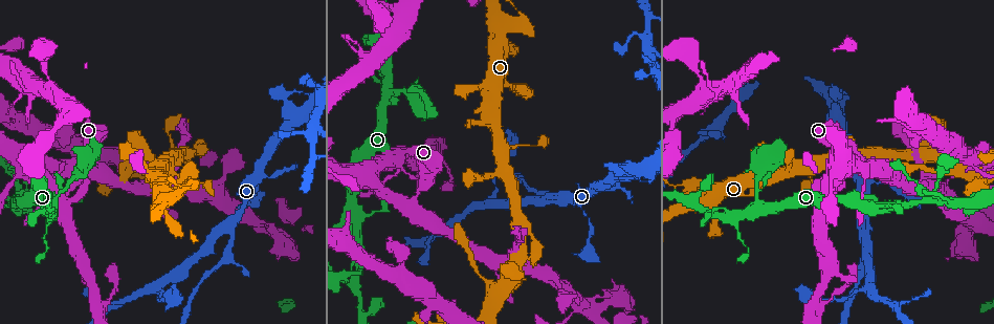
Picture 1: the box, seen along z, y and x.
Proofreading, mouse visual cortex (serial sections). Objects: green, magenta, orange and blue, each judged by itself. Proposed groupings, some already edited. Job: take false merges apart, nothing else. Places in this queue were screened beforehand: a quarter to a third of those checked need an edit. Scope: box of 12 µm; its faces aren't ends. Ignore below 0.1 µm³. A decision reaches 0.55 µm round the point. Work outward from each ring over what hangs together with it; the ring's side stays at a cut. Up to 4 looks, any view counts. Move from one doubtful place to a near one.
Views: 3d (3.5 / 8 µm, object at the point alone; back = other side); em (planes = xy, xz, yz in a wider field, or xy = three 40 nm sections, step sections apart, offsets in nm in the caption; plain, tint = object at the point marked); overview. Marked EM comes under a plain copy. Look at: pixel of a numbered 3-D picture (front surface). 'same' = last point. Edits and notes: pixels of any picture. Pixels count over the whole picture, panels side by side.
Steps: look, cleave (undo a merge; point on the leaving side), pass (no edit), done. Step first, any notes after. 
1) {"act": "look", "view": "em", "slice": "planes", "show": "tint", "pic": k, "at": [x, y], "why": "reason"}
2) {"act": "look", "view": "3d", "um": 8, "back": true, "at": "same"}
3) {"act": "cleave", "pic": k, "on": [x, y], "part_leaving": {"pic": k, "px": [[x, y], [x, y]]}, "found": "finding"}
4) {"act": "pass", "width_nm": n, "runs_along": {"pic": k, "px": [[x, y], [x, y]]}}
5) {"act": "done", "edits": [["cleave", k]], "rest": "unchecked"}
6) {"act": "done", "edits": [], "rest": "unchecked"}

{"act": "look", "view": "3d", "um": 3.5, "pic": 1, "at": [760, 212], "why": "abrupt turn"}

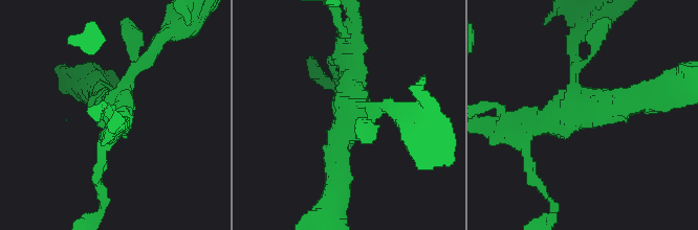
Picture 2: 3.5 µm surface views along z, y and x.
{"act": "look", "view": "em", "slice": "xy", "step": 5, "show": "tint", "pic": 2, "at": [348, 109], "arms": 3, "arm_widths_nm": [200, 300, 400], "why": "need the tissue"}

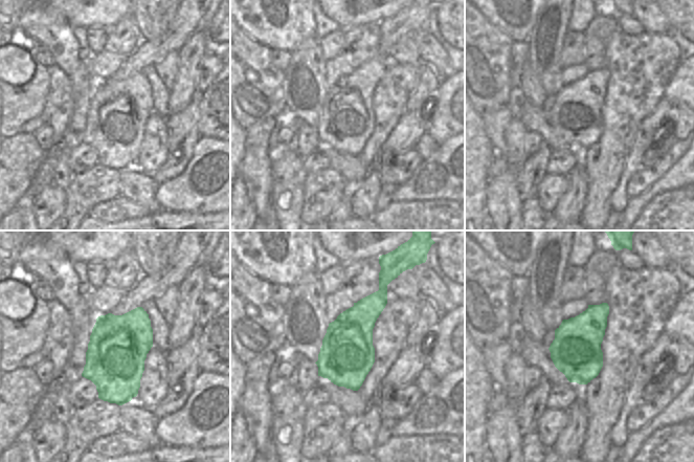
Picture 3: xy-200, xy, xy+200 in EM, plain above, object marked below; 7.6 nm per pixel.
{"act": "cleave", "pic": 2, "on": [134, 48], "part_leaving": {"pic": 2, "px": [[129, 77], [154, 45], [180, 26]]}, "found": "a second cell is stuck on"}

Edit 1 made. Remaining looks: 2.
{"act": "look", "view": "3d", "um": 8, "pic": 1, "at": [20, 172], "why": "abrupt turn"}

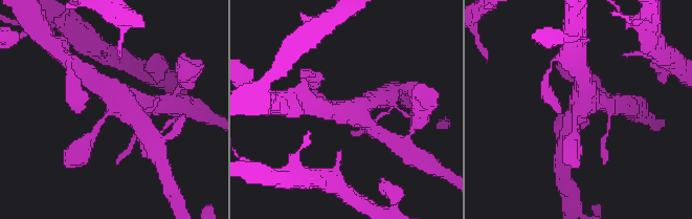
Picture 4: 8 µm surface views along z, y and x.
{"act": "look", "view": "em", "slice": "planes", "show": "tint", "pic": 4, "at": [114, 106], "why": "now the EM"}

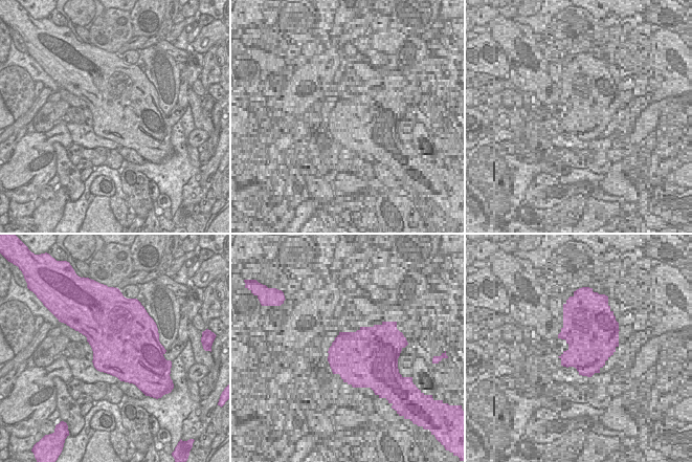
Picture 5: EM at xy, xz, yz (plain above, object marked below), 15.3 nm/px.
{"act": "pass", "runs_along": {"pic": 4, "px": [[608, 104], [585, 104], [572, 125]]}, "found": "continuous, no second cell"}

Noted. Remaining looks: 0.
{"act": "done", "edits": [["cleave", 2]], "rest": "unchecked"}

